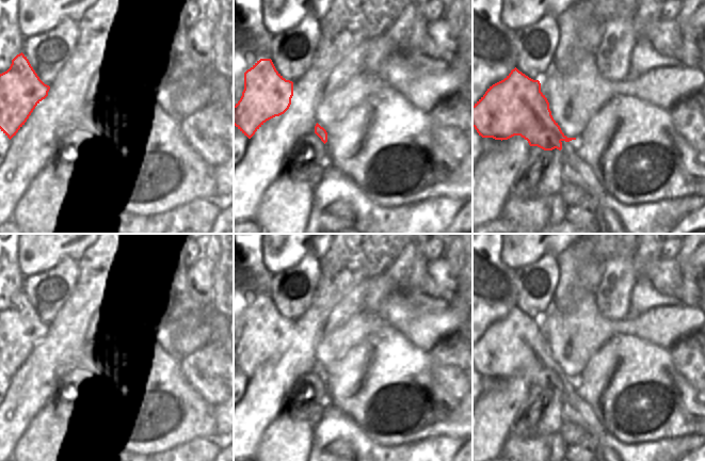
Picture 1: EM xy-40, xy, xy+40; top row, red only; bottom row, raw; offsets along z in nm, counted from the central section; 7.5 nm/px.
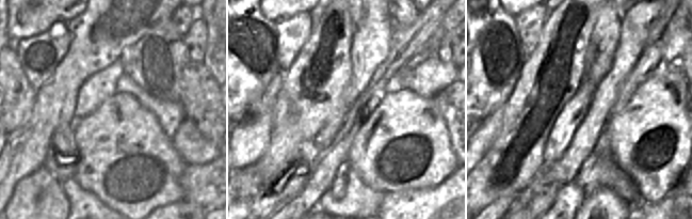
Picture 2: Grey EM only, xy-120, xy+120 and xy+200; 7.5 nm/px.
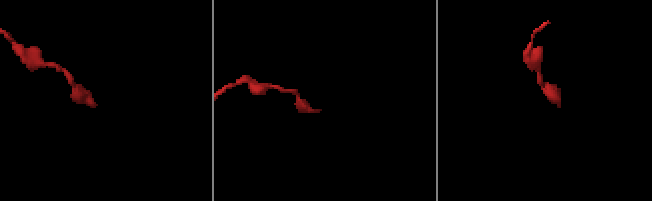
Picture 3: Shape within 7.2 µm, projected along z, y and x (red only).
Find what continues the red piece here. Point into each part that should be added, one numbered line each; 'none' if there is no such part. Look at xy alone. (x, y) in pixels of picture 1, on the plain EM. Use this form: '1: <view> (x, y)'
none

